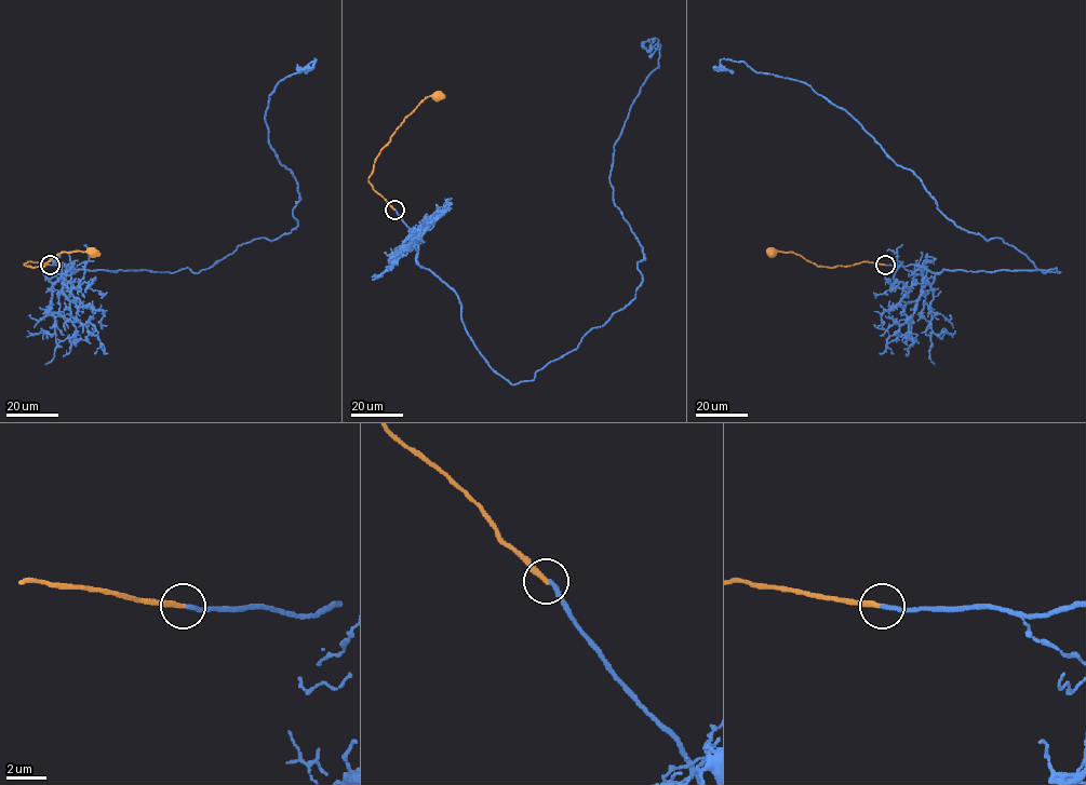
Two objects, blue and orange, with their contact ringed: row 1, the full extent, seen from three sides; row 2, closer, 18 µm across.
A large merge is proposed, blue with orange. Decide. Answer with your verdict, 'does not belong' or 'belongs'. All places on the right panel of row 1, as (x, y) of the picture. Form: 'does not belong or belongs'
belongs

